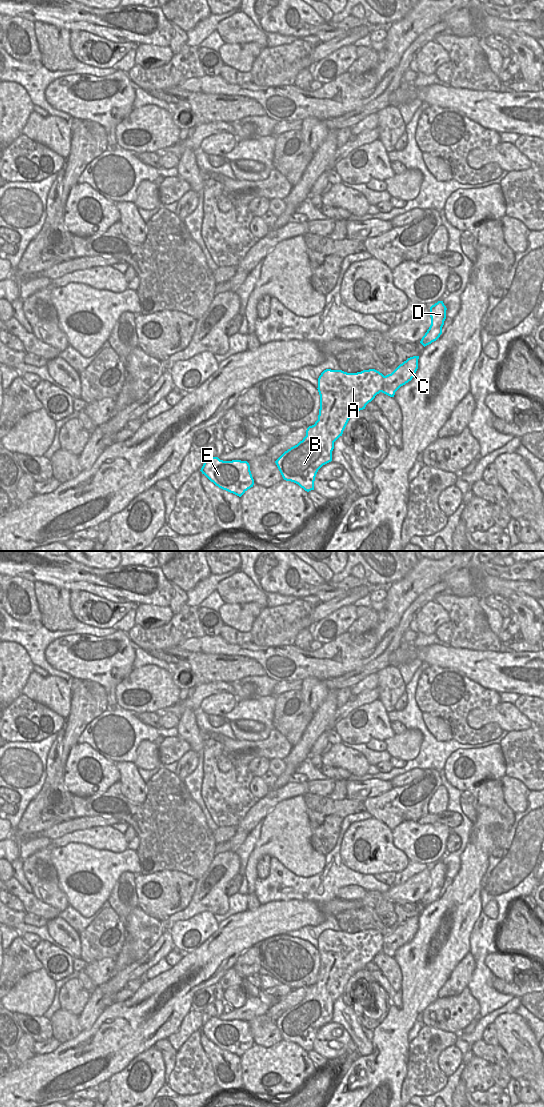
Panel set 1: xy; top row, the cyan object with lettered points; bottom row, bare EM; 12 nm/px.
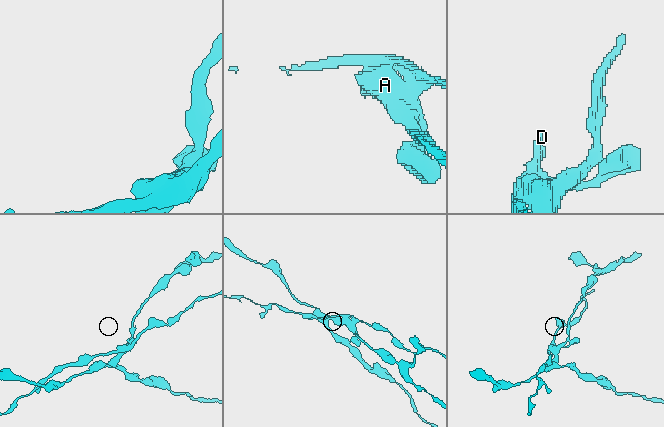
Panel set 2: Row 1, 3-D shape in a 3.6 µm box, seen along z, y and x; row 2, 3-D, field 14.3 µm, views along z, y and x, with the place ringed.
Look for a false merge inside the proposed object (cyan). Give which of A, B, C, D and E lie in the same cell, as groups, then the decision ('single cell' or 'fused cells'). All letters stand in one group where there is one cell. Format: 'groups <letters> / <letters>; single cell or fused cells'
groups A B E / C D; fused cells

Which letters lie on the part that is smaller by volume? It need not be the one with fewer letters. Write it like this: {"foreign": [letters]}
{"foreign": ["C", "D"]}

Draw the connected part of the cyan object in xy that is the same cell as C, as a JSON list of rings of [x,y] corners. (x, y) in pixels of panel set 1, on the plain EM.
[[[419,916],[408,918],[400,924],[391,934],[384,936],[382,953],[394,957],[395,952],[414,937],[418,929]]]

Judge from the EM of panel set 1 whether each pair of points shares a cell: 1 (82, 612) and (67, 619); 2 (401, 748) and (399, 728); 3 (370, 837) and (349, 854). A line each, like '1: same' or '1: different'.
1: different
2: different
3: same

